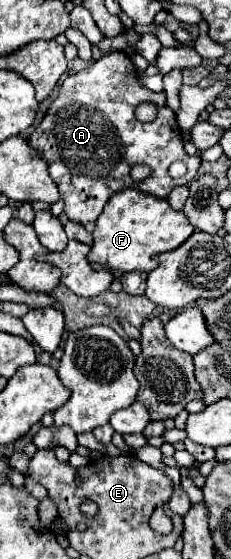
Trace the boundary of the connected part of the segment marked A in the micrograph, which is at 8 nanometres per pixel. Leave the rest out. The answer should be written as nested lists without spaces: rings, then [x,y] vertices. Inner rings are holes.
[[[109,52],[85,70],[67,76],[59,88],[59,96],[47,108],[41,124],[27,142],[47,160],[49,174],[65,202],[65,214],[69,220],[81,224],[95,222],[107,200],[127,188],[167,198],[175,186],[189,184],[201,164],[201,158],[189,158],[185,154],[175,114],[165,106],[165,94],[145,88],[135,64],[123,52]],[[143,102],[157,106],[157,118],[153,122],[137,120],[135,110]],[[177,160],[187,164],[183,178],[171,178],[167,172]],[[135,162],[151,168],[151,176],[145,182],[131,180],[129,168]]]

